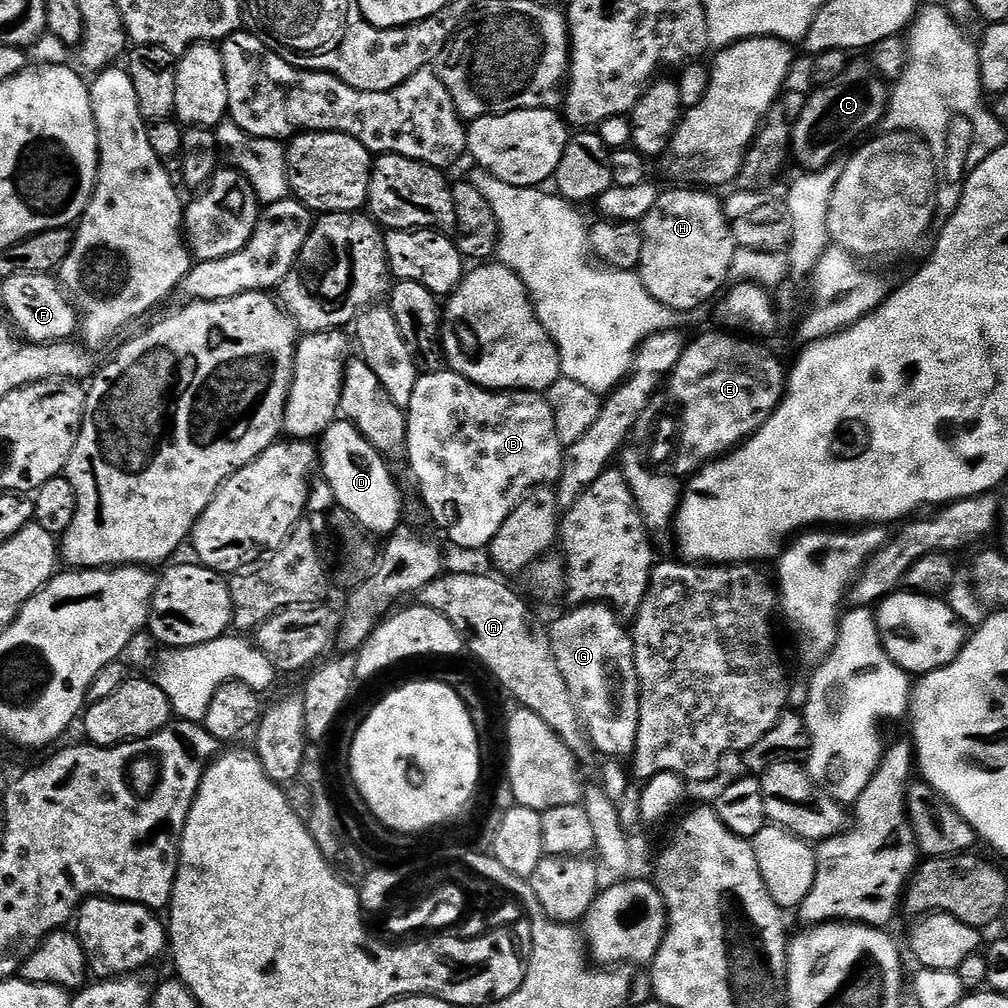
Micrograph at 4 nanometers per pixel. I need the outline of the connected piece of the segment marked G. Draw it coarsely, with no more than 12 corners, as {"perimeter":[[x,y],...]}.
{"perimeter":[[606,604],[553,622],[550,643],[599,755],[636,750],[640,679]]}

